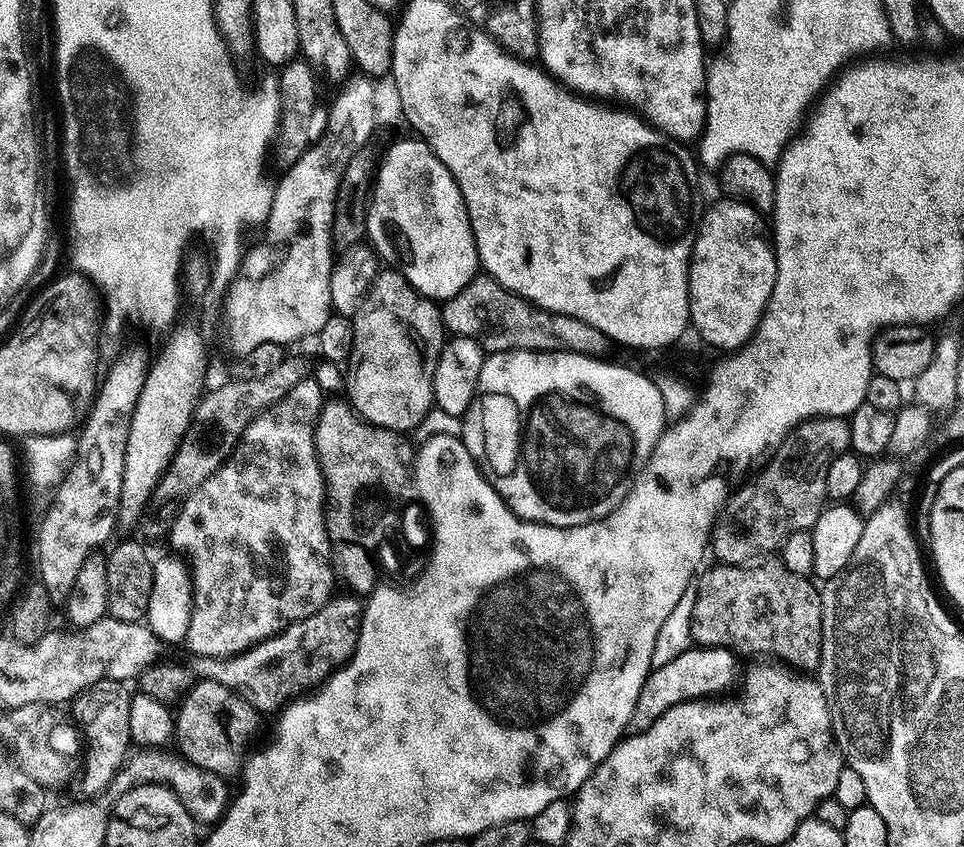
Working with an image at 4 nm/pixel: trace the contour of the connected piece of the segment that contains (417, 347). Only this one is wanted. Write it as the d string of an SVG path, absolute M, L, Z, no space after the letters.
M381 270L376 273L356 315L351 317L354 342L350 363L346 368L346 400L368 424L405 434L411 433L416 425L422 423L425 414L434 407L434 366L438 366L438 354L446 339L446 329L437 301L429 300L414 290L414 286L410 286L410 282L406 282L398 270L391 271Z

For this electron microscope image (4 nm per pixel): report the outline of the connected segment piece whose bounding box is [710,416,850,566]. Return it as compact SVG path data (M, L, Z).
M814 416L797 424L767 457L765 468L745 479L725 500L712 525L711 555L713 552L721 564L748 566L757 558L767 557L767 552L775 553L790 534L811 530L828 500L826 470L849 448L845 417Z

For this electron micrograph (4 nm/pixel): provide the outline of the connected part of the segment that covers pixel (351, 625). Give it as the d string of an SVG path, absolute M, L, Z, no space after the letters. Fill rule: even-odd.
M336 594L310 618L302 618L294 622L289 628L284 628L276 636L263 640L237 656L198 656L193 655L190 661L193 677L196 680L213 680L226 686L236 696L242 697L251 708L261 714L279 713L280 709L293 700L319 689L329 676L333 676L352 659L354 650L358 646L360 627L364 621L364 604L354 595Z

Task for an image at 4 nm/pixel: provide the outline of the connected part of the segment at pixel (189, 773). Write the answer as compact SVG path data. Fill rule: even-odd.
M136 748L129 751L128 759L123 766L112 775L110 792L113 797L121 796L137 788L140 784L165 784L173 792L179 794L184 803L189 806L204 804L204 820L208 826L219 824L230 803L229 781L225 777L202 770L189 760L172 750L159 748Z

